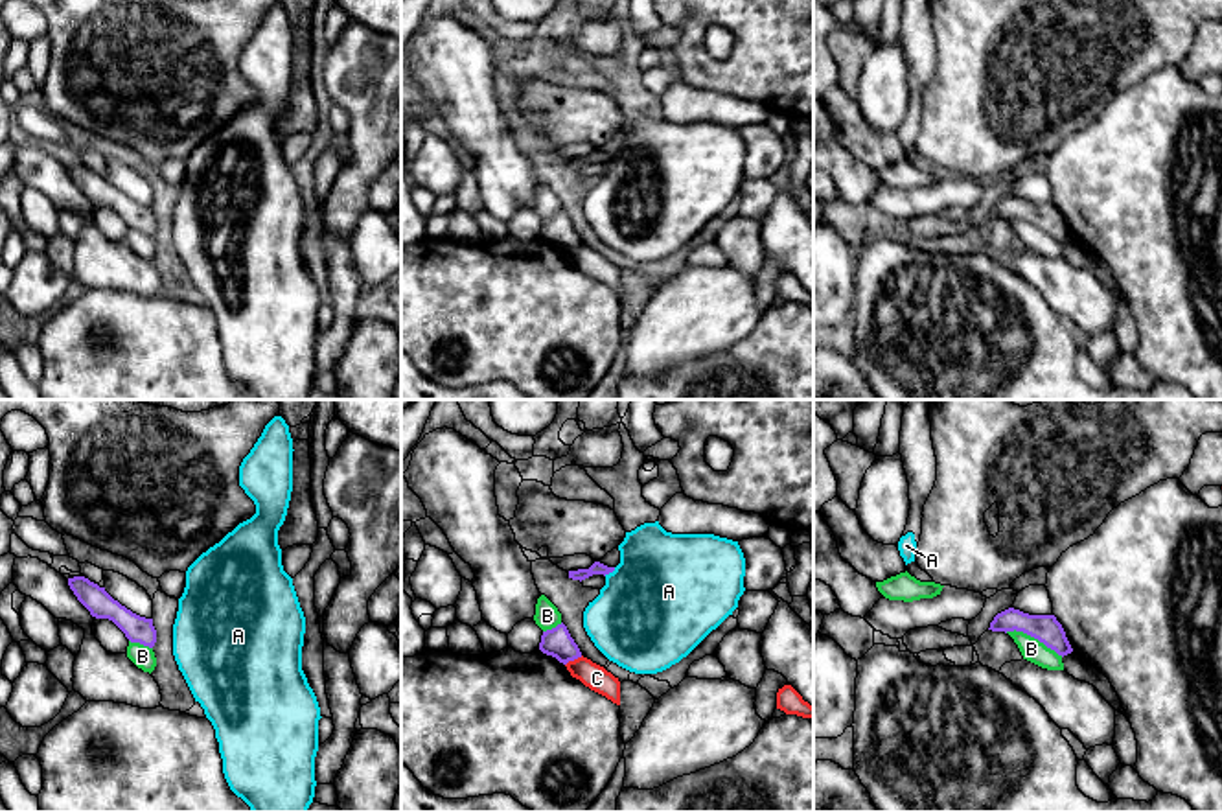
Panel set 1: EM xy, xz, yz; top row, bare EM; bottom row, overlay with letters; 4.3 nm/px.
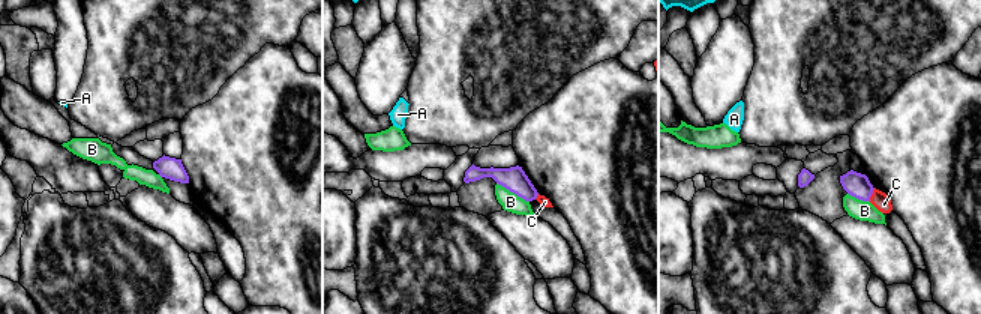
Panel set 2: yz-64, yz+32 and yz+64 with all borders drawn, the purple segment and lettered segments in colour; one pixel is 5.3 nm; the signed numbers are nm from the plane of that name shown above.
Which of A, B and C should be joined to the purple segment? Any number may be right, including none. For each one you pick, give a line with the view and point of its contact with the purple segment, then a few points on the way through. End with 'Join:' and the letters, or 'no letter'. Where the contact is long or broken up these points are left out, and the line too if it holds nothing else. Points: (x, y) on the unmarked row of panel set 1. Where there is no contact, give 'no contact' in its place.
Join: no letter

